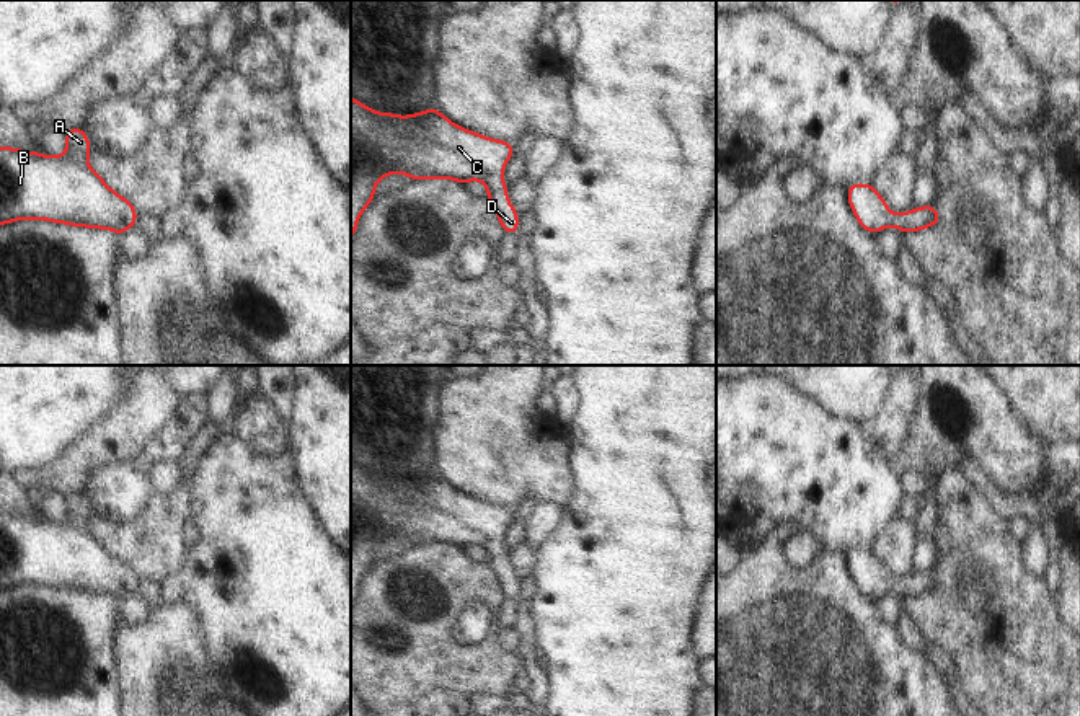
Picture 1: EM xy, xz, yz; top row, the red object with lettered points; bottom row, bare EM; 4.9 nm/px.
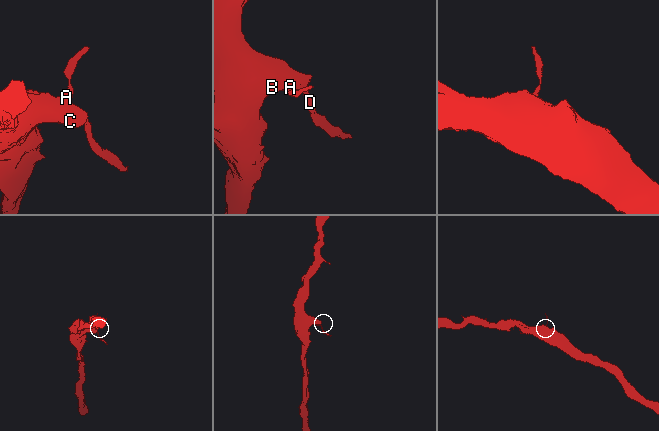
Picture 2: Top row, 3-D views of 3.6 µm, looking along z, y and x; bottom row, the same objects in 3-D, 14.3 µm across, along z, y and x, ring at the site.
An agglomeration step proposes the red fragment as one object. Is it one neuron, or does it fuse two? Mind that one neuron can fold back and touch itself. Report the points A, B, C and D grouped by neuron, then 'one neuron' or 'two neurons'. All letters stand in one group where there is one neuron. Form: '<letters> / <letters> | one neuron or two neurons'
A B C D | one neuron

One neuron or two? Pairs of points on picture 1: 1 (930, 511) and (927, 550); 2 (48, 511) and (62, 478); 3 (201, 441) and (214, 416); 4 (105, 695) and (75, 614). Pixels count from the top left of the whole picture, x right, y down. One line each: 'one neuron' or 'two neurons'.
1: one neuron
2: two neurons
3: two neurons
4: one neuron

